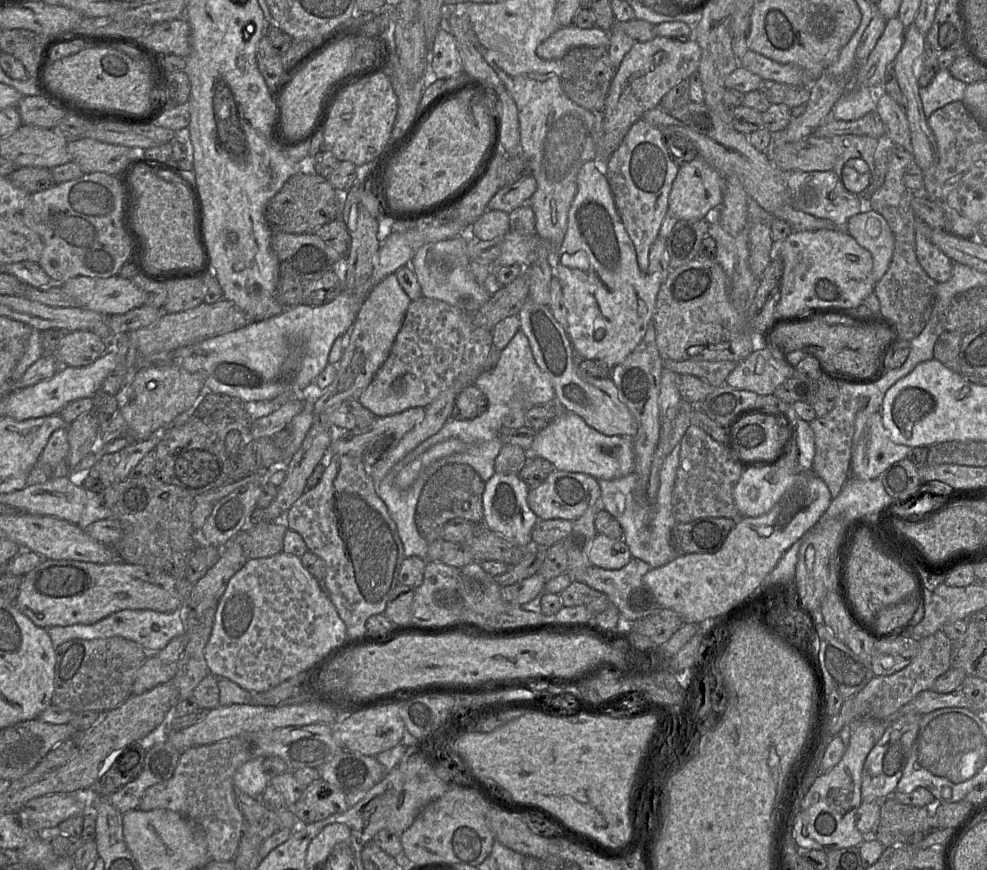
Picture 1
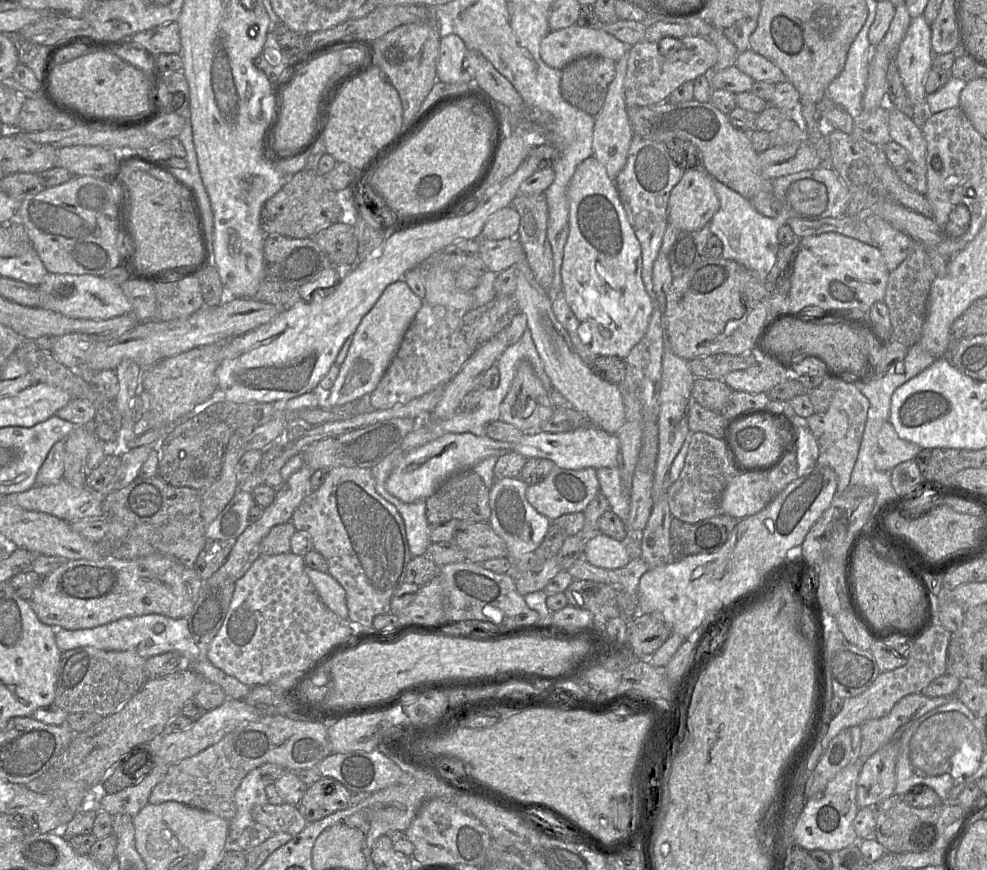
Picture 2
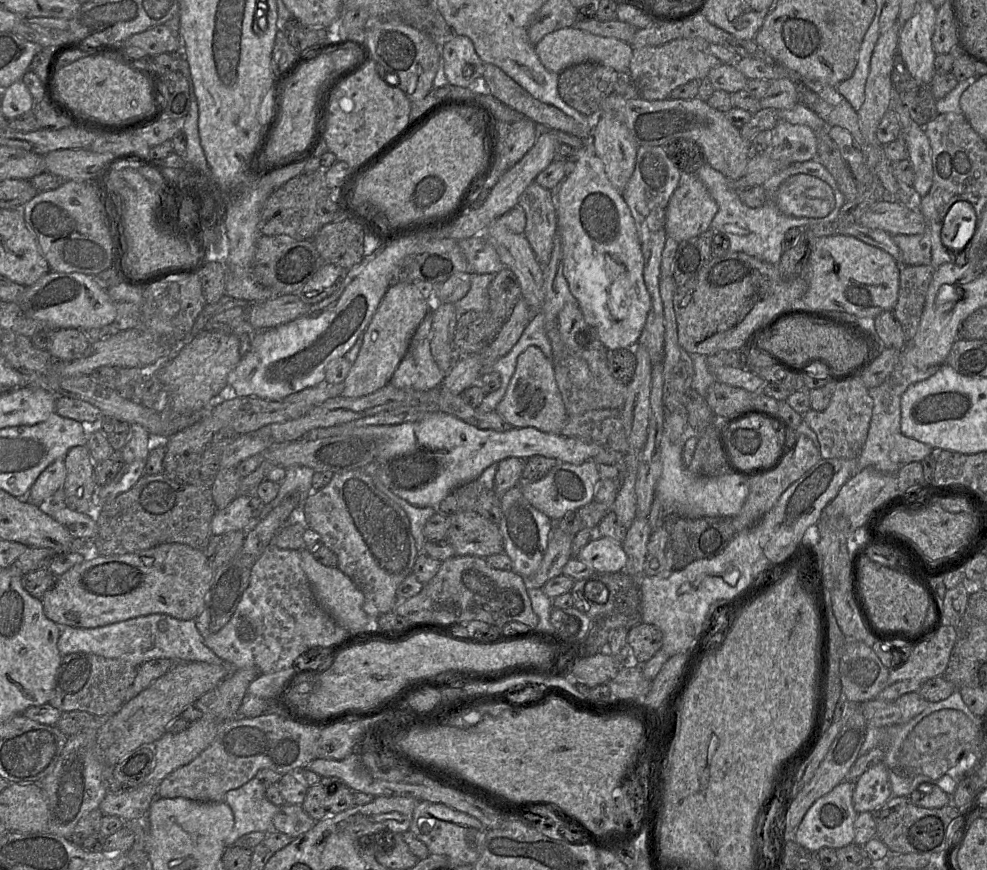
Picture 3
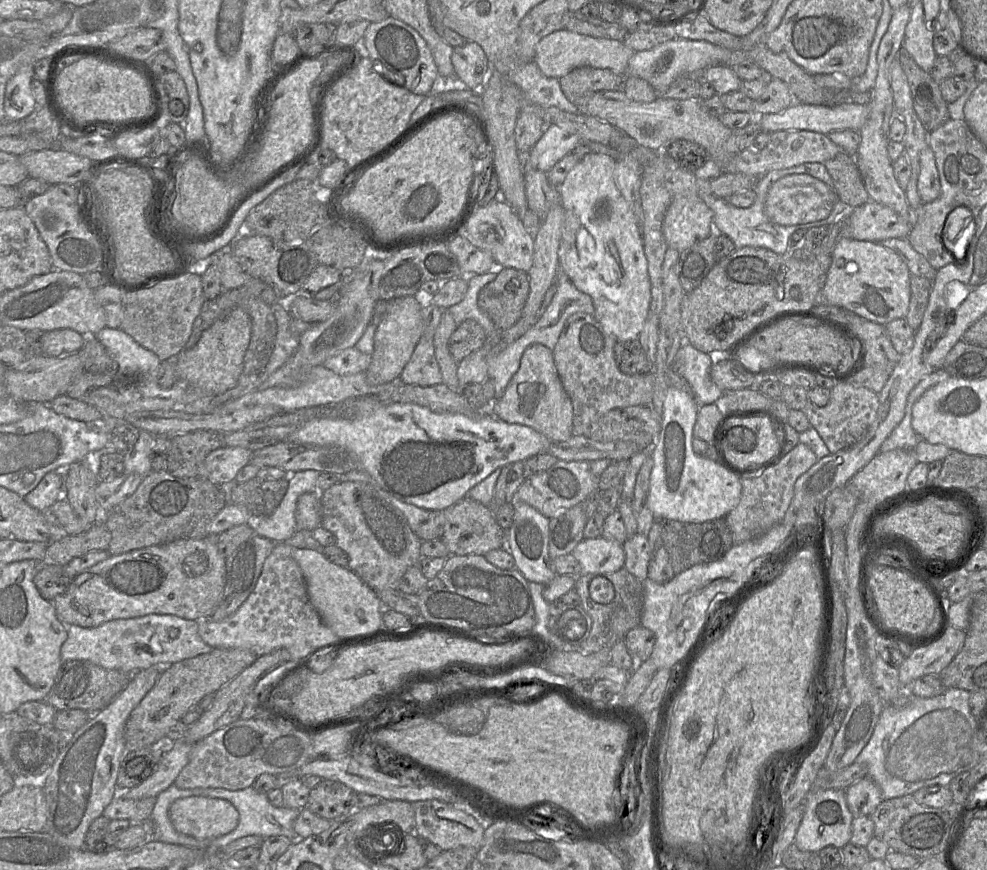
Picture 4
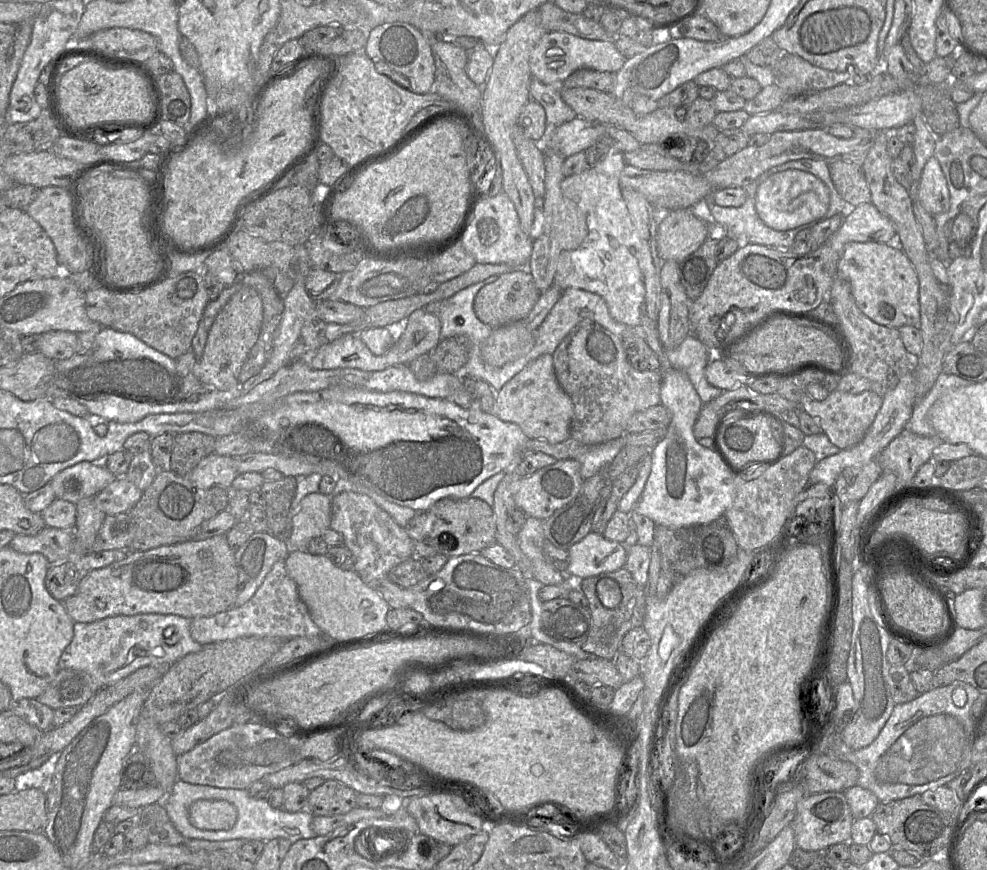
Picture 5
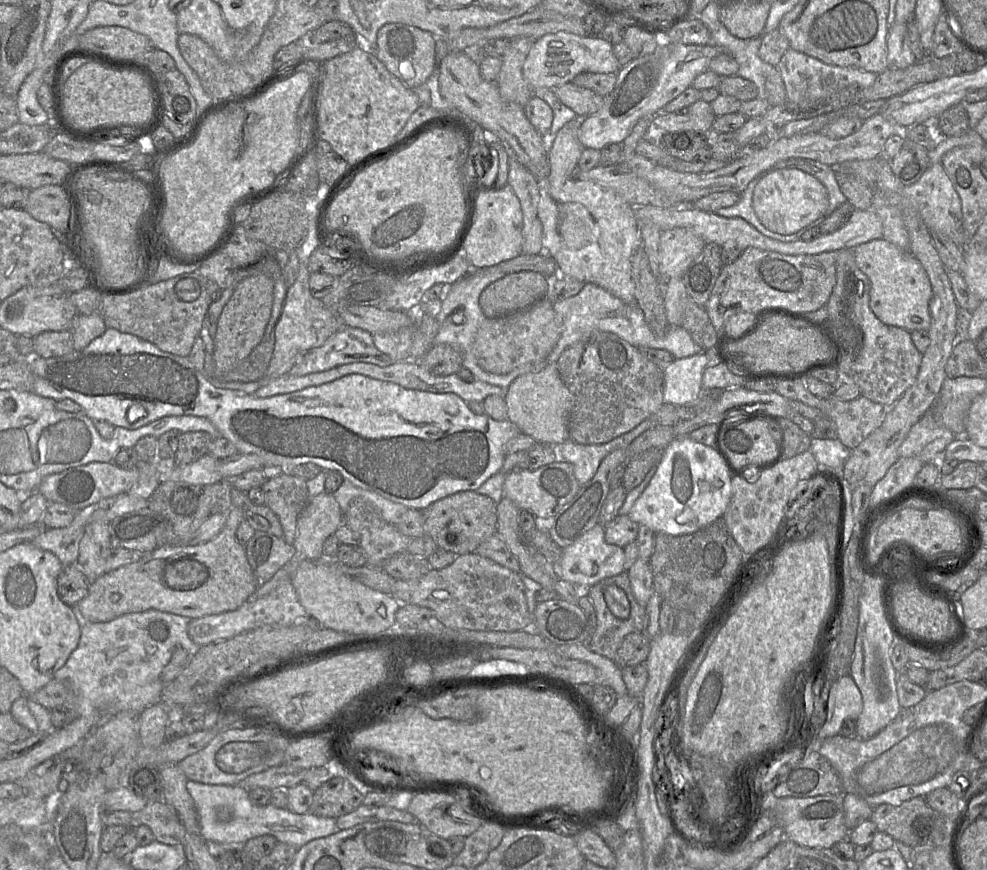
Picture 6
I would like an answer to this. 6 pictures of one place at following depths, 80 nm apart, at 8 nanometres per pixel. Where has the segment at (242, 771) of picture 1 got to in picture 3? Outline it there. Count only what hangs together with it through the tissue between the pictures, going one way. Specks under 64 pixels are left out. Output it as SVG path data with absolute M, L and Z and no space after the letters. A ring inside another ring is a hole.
M256 777L243 786L228 791L224 801L231 807L234 815L234 827L225 839L227 847L234 846L241 836L251 832L278 832L273 818L279 807L267 799L266 787Z

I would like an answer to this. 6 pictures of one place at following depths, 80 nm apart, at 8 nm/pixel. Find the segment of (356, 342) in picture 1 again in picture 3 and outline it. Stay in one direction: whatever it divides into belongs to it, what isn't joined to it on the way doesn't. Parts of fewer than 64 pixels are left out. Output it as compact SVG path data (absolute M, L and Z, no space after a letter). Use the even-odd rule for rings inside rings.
M413 284L391 285L362 334L361 348L343 381L344 388L341 396L357 398L387 385L405 356L413 334L427 313L427 299Z

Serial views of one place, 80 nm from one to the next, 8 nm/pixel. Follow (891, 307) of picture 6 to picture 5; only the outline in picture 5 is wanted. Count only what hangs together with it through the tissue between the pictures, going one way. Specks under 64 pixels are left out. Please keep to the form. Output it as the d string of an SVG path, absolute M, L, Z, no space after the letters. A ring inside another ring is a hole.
M849 242L840 252L836 274L850 283L857 307L875 323L889 328L919 326L919 279L900 247L892 243Z

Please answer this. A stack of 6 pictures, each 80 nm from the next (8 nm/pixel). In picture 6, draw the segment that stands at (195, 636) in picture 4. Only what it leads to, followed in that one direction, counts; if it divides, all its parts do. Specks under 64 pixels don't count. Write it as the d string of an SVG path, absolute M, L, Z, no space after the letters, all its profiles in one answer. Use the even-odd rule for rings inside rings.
M149 609L127 613L108 622L82 621L78 646L54 674L54 679L68 682L76 690L73 719L90 714L101 714L101 717L117 713L140 715L146 708L161 703L164 687L161 673L175 649L183 648L193 654L200 648L187 631L191 620Z

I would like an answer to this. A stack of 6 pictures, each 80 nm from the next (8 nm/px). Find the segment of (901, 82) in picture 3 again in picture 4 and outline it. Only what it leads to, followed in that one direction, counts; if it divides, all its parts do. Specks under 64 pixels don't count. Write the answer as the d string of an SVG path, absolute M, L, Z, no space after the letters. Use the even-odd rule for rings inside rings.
M903 47L898 51L898 60L907 77L913 100L913 107L922 125L929 132L938 129L951 119L948 111L948 103L941 95L939 84L931 78L929 72L924 71L916 64L914 59Z

